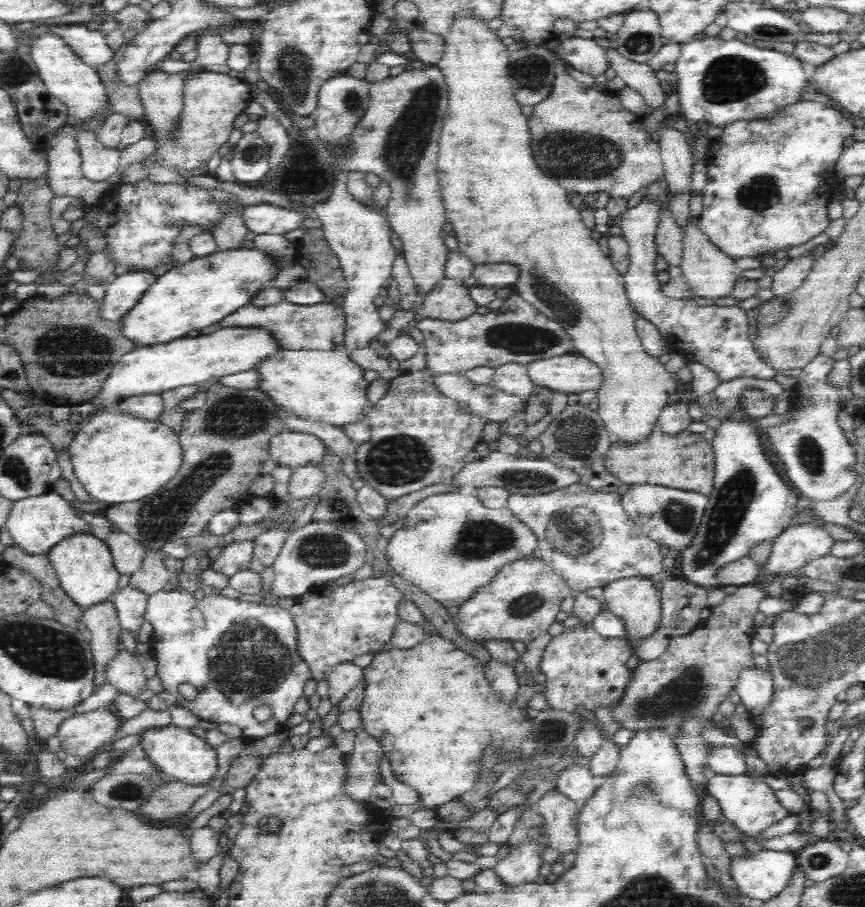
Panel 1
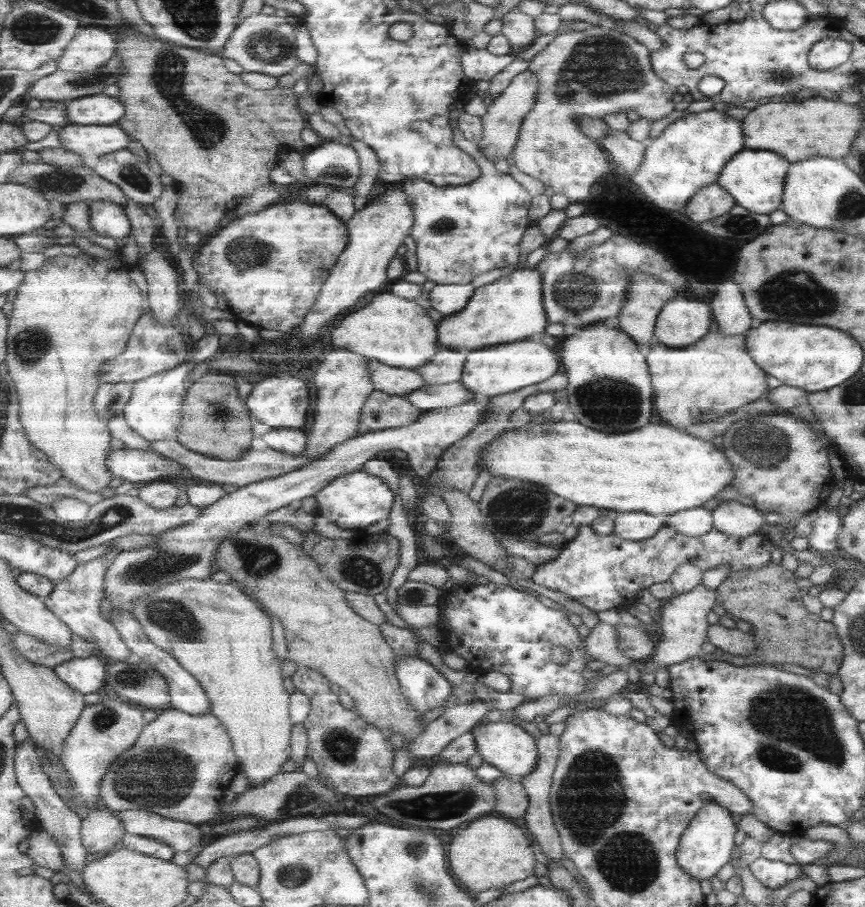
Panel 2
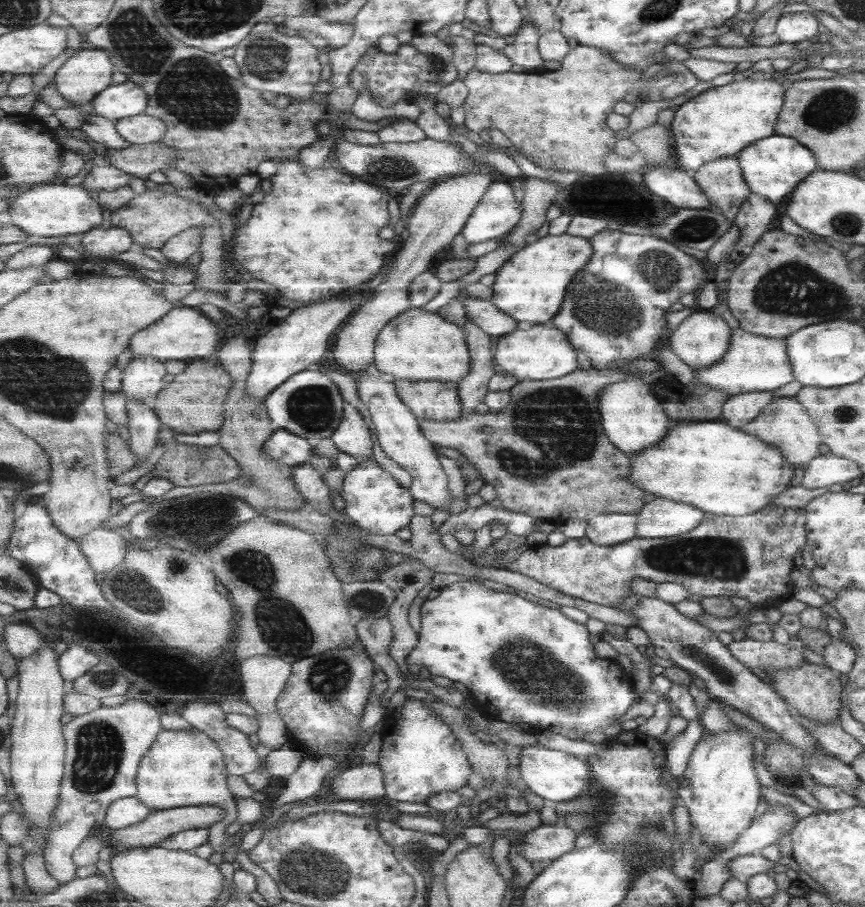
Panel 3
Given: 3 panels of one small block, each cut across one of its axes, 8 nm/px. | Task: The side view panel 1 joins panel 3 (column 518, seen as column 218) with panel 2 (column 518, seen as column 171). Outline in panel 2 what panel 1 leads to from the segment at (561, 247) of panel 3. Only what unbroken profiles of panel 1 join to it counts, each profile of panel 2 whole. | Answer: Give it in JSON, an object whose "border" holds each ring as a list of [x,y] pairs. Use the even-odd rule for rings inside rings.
{"border":[[[514,269],[491,284],[477,287],[465,309],[441,319],[439,343],[442,348],[475,351],[491,344],[507,344],[540,334],[547,325],[541,304],[541,278],[533,269]]]}

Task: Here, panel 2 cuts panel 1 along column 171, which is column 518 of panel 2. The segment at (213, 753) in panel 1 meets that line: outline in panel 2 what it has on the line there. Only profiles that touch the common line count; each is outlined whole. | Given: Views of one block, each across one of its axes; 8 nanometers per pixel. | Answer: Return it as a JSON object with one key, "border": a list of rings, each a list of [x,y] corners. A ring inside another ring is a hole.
{"border":[[[497,721],[479,723],[470,732],[475,740],[475,751],[481,756],[482,762],[497,767],[497,770],[507,776],[509,780],[518,781],[521,776],[529,774],[529,771],[535,767],[535,761],[537,761],[536,741],[523,730],[523,727],[509,721]]]}

